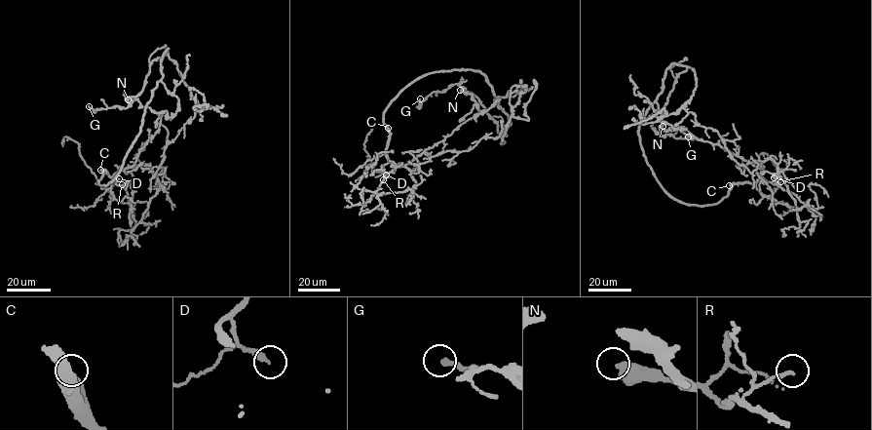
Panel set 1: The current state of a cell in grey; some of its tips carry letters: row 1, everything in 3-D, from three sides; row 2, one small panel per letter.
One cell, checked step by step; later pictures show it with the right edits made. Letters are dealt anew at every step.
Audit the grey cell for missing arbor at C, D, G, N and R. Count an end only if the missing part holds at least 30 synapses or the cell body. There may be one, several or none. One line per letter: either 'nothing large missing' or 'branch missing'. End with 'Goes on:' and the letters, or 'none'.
C: branch missing
D: nothing large missing
G: nothing large missing
N: nothing large missing
R: nothing large missing
Goes on: C

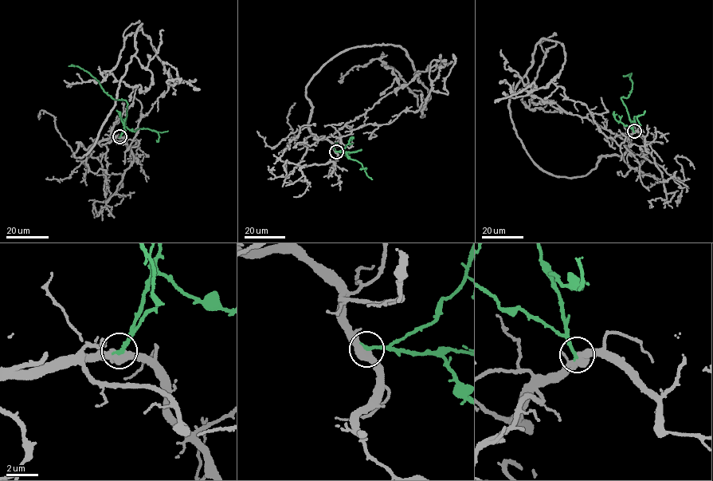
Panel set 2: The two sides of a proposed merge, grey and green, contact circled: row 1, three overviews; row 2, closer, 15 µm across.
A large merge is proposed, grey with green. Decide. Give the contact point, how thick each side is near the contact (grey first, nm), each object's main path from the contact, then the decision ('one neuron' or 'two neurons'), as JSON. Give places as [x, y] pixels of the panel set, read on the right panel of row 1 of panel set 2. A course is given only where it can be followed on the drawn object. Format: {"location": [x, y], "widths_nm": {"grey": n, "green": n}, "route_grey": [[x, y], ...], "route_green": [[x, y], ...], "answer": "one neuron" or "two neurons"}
{"location": [634, 131], "widths_nm": {"grey": 400, "green": 280}, "route_grey": [[634, 131], [619, 145], [586, 105], [552, 82], [565, 57], [556, 41], [529, 108], [567, 112]], "route_green": [[633, 131], [620, 97], [628, 98], [631, 92], [632, 73], [624, 76]], "answer": "one neuron"}

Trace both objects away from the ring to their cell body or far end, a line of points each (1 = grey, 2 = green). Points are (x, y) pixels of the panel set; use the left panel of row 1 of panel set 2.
1: (119, 136), (128, 149), (142, 116), (171, 78), (141, 29), (127, 36), (117, 65), (101, 81), (70, 87)
2: (119, 136), (126, 117), (126, 100), (113, 99), (98, 80), (74, 66)

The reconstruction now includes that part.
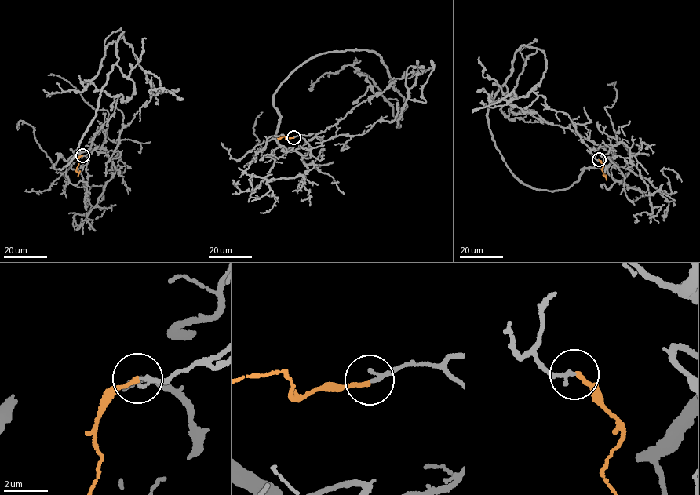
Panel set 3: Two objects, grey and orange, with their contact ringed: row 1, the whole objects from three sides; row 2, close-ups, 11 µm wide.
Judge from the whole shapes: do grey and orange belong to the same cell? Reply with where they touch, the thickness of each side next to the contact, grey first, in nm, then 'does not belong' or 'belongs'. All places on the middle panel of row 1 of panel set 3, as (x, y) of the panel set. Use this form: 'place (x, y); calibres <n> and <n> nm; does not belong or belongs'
place (293, 137); calibres 180 and 180 nm; belongs

